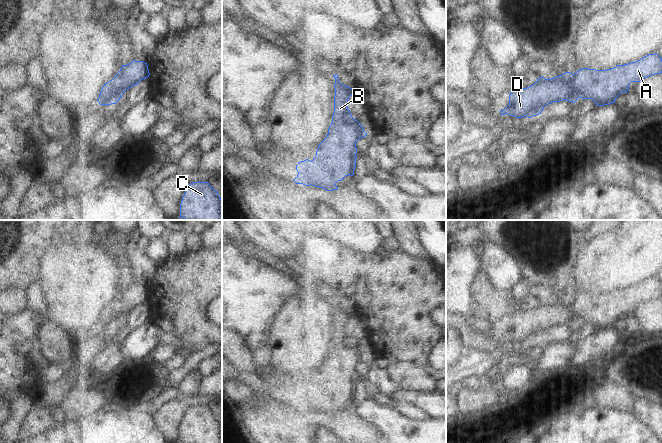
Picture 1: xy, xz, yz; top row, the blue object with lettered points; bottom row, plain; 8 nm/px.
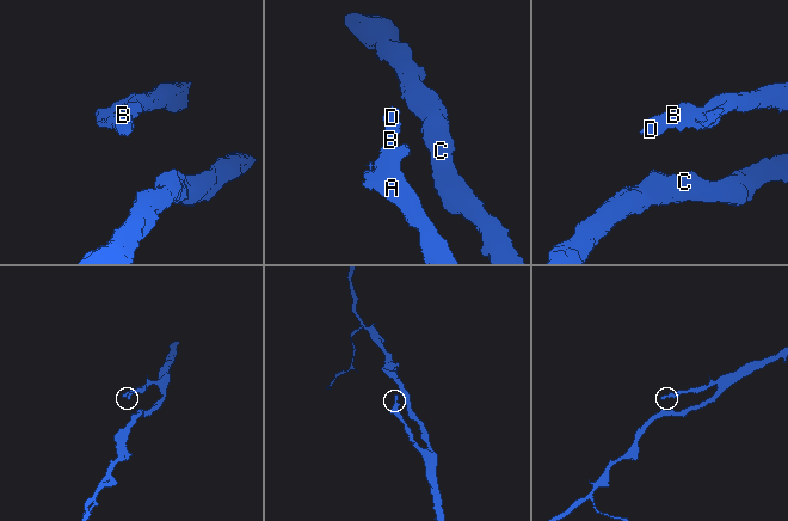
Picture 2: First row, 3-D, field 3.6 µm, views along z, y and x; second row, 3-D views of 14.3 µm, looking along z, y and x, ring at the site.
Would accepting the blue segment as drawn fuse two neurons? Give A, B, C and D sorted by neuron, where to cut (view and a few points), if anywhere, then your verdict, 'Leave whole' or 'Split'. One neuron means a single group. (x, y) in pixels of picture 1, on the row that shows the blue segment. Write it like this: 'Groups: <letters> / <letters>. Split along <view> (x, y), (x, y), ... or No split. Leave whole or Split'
Groups: A B C D. No split. Leave whole

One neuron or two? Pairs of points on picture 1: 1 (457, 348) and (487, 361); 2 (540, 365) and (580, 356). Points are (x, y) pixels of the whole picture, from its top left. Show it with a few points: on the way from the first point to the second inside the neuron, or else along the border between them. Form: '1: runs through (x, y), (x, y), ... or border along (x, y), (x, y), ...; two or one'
1: border along (465, 348), (456, 362); two
2: border along (575, 344), (568, 363); two

